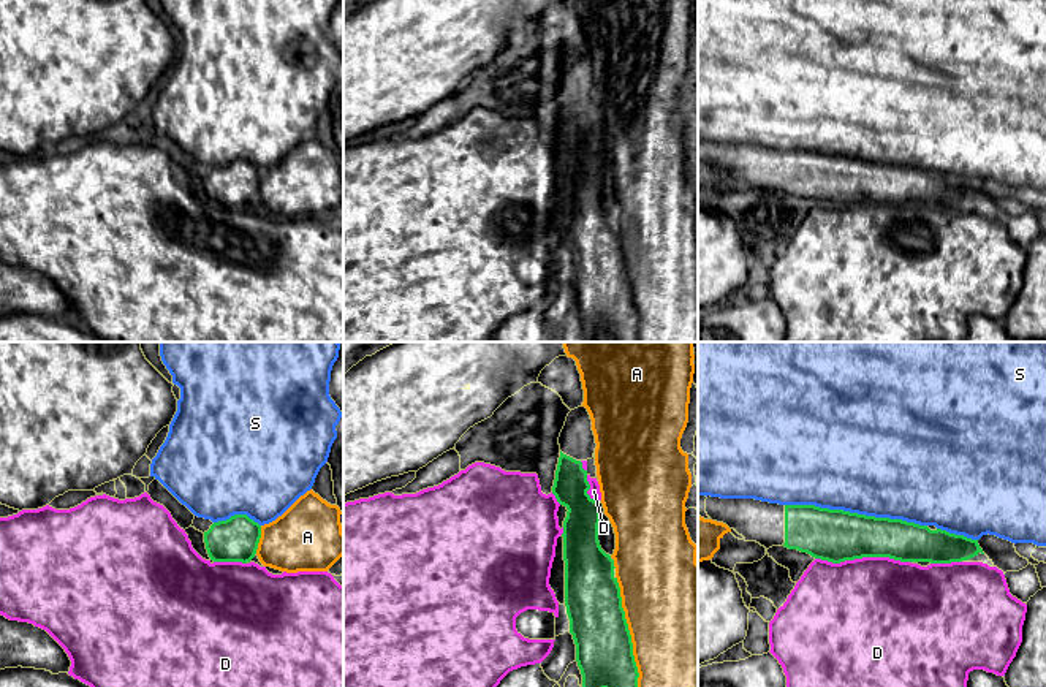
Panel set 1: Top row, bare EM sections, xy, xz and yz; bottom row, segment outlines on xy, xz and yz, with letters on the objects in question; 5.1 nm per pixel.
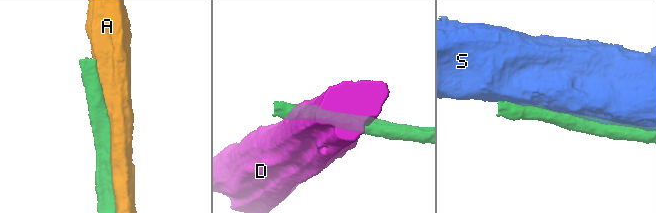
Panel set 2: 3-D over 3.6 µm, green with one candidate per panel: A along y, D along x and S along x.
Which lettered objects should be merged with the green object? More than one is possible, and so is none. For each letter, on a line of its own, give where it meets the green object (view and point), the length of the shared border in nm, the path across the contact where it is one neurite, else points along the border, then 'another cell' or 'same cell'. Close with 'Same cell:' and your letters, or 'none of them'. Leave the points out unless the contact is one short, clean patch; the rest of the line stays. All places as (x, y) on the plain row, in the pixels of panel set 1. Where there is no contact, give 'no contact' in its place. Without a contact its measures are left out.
A: xz (630, 282) | 600 nm | another cell
D: yz (863, 201) | 480 nm | another cell
S: yz (856, 159) | 750 nm | another cell
Same cell: none of them

